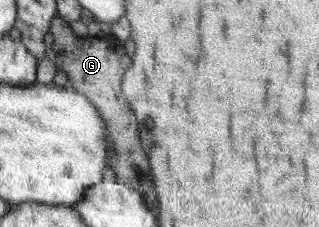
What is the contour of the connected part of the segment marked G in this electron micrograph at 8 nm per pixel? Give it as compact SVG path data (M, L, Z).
M56 19L56 23L52 23L50 32L52 32L52 37L58 41L58 45L52 47L56 51L56 68L67 74L69 87L87 96L88 100L95 104L100 118L106 124L107 139L109 141L116 139L116 147L120 149L120 155L116 155L116 159L114 155L110 155L110 165L108 165L114 171L115 178L118 182L141 192L152 211L158 210L154 181L152 181L152 173L148 167L148 155L144 153L140 137L138 137L136 117L132 109L128 107L128 103L124 101L124 95L120 91L120 81L132 63L132 59L126 55L122 47L122 42L116 37L108 37L108 39L102 36L99 36L99 39L92 39L88 35L80 37L72 31L69 22L63 19Z

